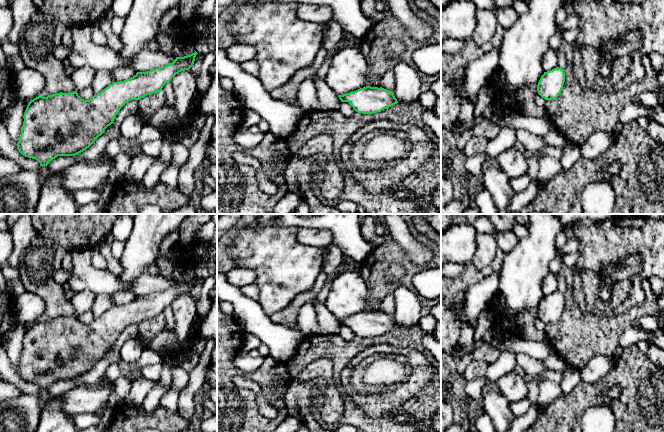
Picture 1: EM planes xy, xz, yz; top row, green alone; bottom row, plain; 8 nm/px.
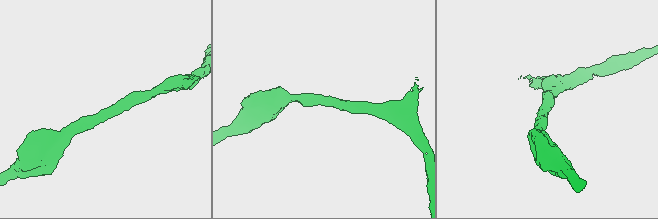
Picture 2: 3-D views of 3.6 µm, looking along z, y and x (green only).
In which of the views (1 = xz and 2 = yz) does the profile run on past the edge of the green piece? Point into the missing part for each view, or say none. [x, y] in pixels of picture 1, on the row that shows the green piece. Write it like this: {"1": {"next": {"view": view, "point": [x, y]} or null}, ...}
{"1": {"next": null}, "2": {"next": null}}

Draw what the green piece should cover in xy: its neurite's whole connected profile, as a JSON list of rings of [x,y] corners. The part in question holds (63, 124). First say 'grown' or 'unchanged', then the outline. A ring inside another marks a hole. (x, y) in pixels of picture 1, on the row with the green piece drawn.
unchanged | [[[195,51],[184,57],[176,57],[166,66],[137,72],[130,79],[113,82],[89,100],[82,99],[77,91],[60,92],[47,97],[39,95],[27,105],[17,149],[23,156],[36,159],[40,166],[47,166],[58,156],[75,156],[83,152],[113,123],[117,113],[126,103],[161,92],[163,86],[176,74],[193,66],[197,54]]]

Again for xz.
unchanged | [[[366,86],[338,97],[341,102],[348,102],[356,112],[362,114],[381,112],[398,103],[394,93],[382,87]]]

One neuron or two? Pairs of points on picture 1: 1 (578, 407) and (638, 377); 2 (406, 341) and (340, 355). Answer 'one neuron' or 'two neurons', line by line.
1: one neuron
2: one neuron

